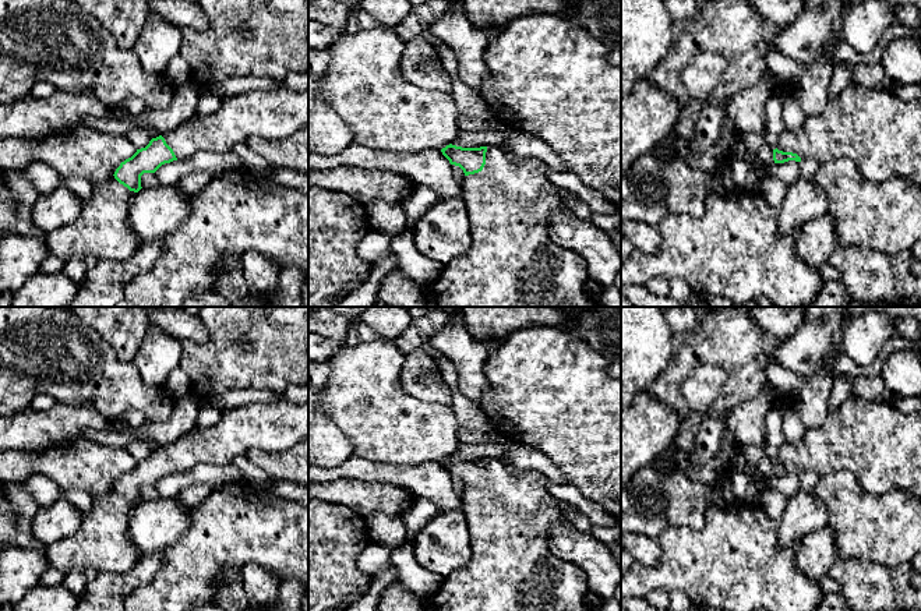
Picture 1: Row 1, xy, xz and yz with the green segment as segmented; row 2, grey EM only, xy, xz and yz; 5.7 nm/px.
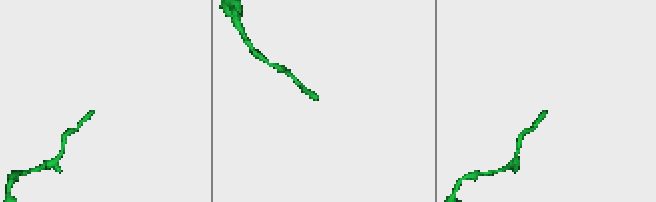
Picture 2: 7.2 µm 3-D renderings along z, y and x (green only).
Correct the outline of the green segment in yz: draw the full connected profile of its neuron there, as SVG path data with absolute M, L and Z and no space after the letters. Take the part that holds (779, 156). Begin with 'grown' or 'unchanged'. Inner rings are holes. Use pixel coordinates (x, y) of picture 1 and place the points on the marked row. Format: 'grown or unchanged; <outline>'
grown; M851 82L837 96L829 98L819 114L807 116L802 128L784 128L773 149L774 163L815 160L823 165L839 158L850 159L871 181L899 176L921 188L921 96L906 102L889 88Z

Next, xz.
grown; M449 144L441 152L465 173L460 198L470 222L470 248L465 257L444 265L427 287L427 307L600 307L585 289L589 279L585 258L558 246L547 233L550 216L571 209L560 188L548 181L548 166L543 160L525 156L514 160L498 146L462 148Z

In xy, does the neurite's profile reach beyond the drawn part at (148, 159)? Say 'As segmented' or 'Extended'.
Extended

